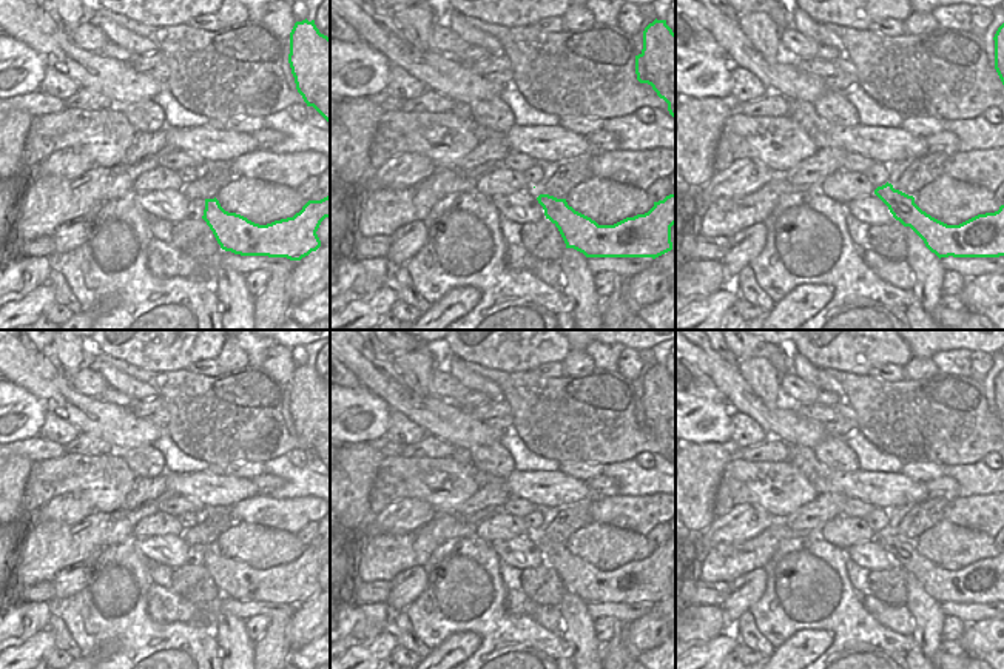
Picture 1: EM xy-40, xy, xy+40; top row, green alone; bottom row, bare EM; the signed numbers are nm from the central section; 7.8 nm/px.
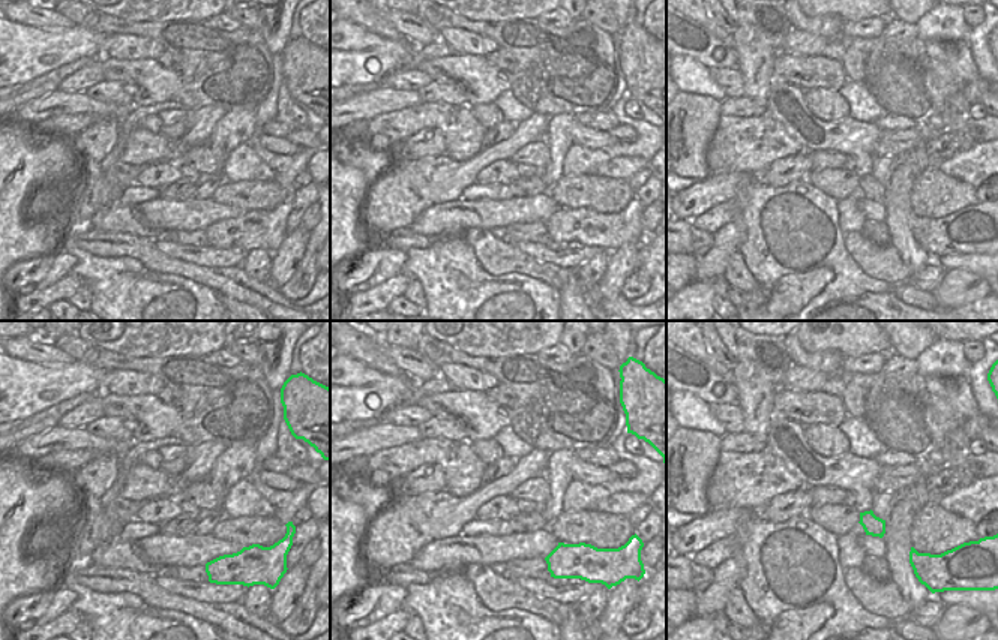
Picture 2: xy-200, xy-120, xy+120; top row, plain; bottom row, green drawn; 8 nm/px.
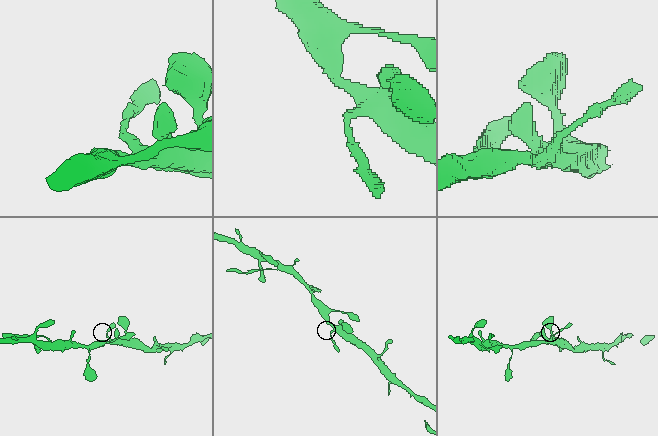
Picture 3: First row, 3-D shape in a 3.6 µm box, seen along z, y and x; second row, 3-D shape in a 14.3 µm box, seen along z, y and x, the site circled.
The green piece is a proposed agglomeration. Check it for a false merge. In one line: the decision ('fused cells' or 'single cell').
single cell

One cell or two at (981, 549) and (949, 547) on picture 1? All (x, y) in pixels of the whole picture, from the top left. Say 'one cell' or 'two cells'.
one cell

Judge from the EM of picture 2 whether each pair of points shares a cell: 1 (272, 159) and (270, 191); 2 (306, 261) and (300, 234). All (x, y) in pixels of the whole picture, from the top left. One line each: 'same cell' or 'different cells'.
1: different cells
2: different cells

